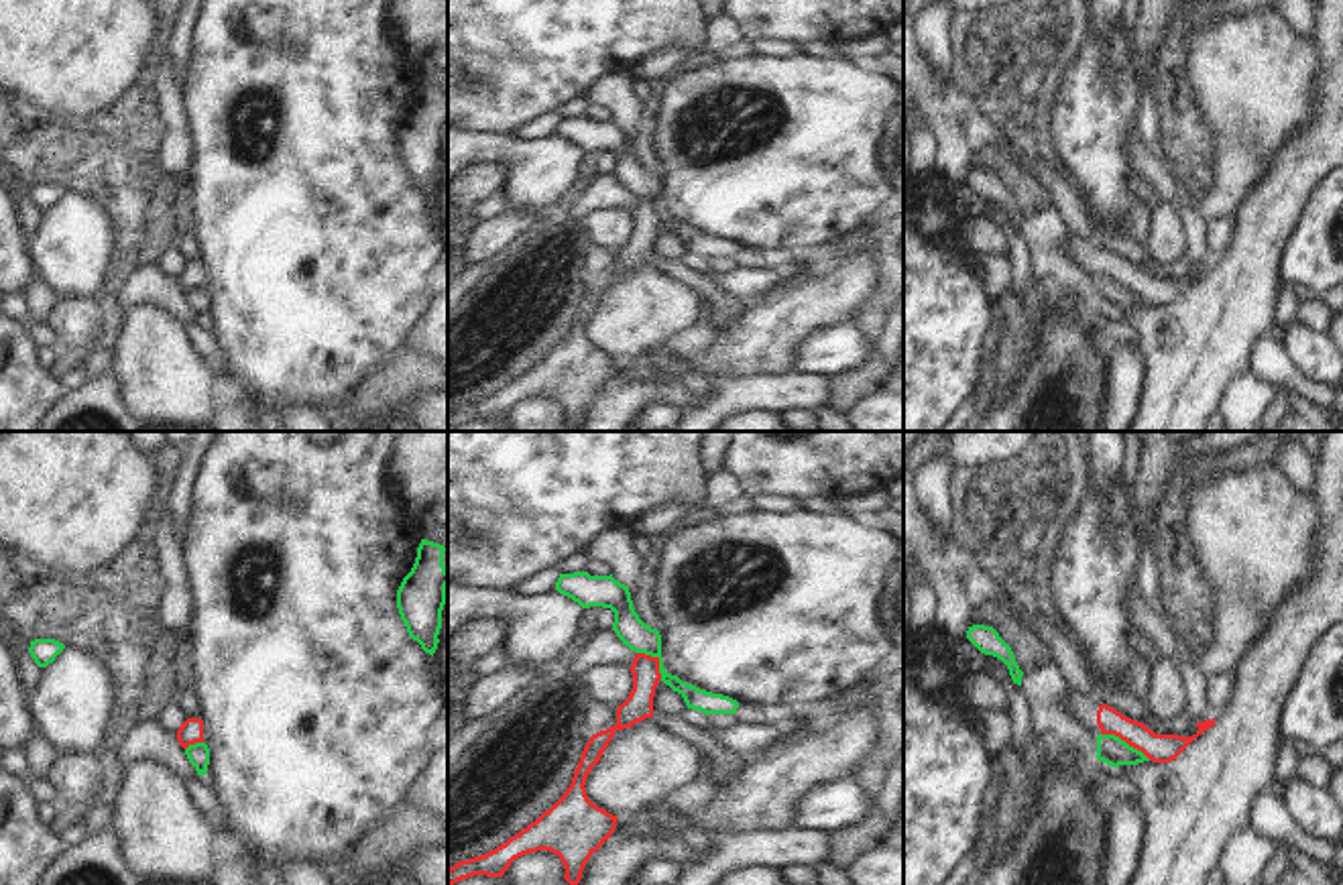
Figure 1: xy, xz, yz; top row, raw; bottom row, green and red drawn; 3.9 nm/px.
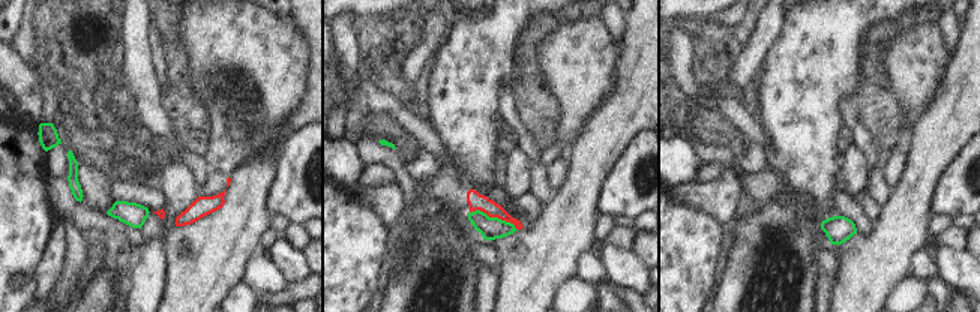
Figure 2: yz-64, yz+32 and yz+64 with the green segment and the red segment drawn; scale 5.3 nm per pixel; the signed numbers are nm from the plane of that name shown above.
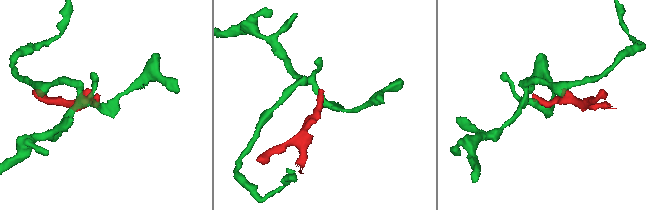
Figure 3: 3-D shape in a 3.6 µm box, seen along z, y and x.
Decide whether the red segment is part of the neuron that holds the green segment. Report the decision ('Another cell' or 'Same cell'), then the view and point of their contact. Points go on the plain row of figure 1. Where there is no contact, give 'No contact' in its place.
Another cell. Touches green at yz (1124, 285)

